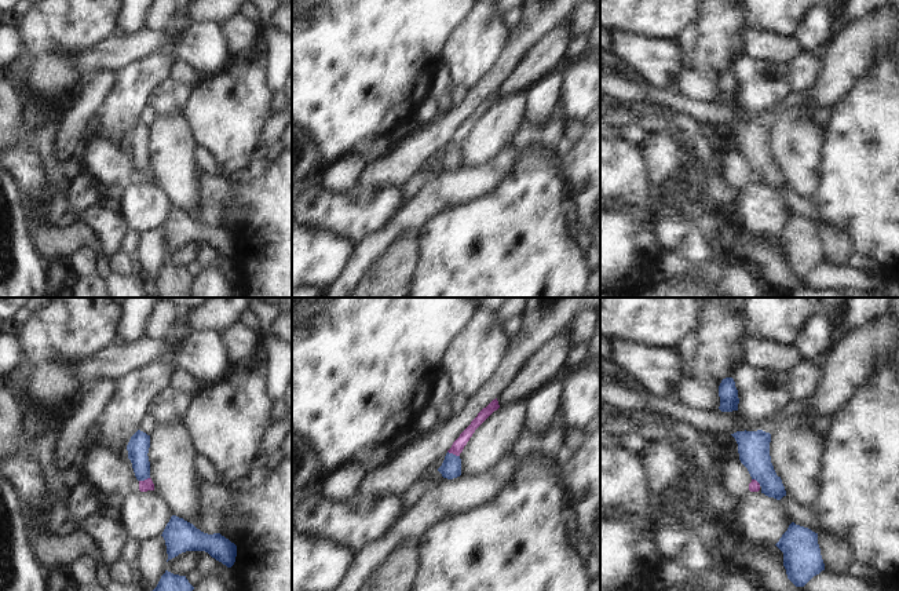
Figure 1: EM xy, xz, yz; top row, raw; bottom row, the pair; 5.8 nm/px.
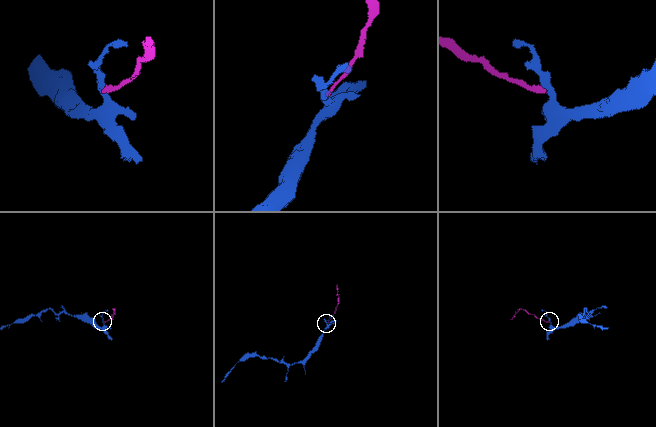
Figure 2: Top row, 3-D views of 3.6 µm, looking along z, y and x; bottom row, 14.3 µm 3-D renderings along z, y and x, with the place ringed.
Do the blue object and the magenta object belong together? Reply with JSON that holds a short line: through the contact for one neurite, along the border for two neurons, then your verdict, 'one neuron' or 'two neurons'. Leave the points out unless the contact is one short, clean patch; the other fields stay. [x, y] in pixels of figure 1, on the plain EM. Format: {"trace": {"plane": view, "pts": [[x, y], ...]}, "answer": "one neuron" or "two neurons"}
{"trace": {"plane": "xz", "pts": [[448, 142], [459, 148]]}, "answer": "two neurons"}

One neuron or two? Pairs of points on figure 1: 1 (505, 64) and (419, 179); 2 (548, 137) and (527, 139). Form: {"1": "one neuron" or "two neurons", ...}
{"1": "two neurons", "2": "one neuron"}

